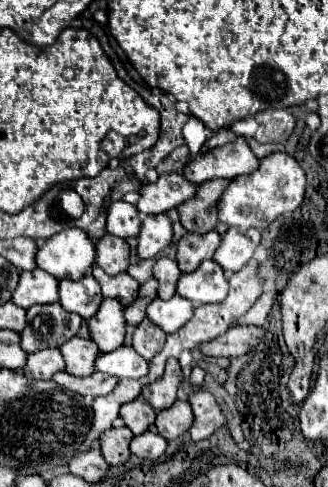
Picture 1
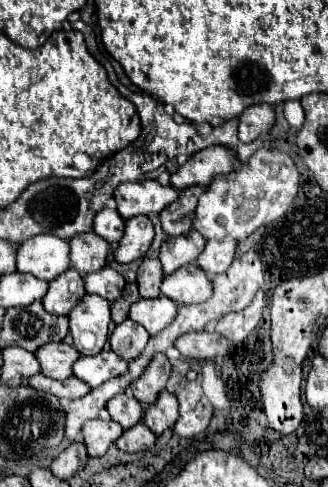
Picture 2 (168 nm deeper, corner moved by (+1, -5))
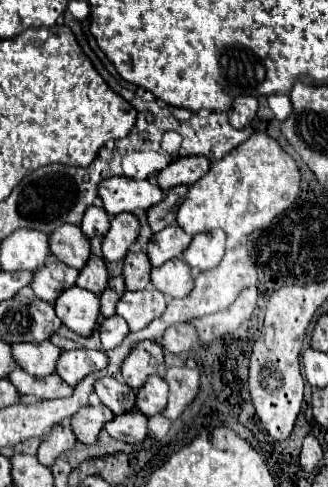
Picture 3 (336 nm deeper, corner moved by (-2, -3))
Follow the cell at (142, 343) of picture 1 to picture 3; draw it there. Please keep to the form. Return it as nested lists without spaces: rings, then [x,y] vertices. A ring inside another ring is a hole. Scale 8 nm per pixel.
[[[111,316],[99,326],[99,334],[101,334],[103,350],[113,350],[125,340],[125,334],[129,334],[129,328],[121,316]]]

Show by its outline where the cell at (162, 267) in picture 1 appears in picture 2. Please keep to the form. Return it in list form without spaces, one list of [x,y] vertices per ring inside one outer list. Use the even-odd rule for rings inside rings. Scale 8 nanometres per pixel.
[[[142,258],[138,266],[138,292],[142,298],[156,298],[160,296],[160,282],[164,278],[162,266],[158,258]]]

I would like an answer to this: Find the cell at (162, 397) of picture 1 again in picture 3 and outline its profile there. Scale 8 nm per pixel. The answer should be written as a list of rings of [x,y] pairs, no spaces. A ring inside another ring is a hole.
[[[143,340],[131,350],[129,358],[125,358],[121,366],[121,376],[127,382],[127,386],[131,386],[137,392],[139,386],[145,386],[149,376],[157,374],[159,364],[163,364],[161,346],[157,342]]]

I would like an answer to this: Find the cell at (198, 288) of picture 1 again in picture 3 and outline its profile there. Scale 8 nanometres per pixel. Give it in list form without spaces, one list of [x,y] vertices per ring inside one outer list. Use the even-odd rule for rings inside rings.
[[[173,258],[159,268],[153,268],[151,282],[169,298],[185,298],[193,290],[193,270],[181,258]]]

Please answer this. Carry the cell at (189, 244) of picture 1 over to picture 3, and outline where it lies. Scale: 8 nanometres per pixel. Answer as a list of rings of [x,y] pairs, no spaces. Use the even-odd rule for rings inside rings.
[[[177,224],[167,226],[165,230],[153,234],[147,254],[153,266],[165,264],[169,258],[181,258],[185,246],[189,246],[189,240],[193,240],[191,234],[185,234]]]

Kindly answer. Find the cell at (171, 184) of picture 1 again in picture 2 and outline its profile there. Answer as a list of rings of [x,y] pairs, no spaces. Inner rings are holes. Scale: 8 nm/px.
[[[142,180],[118,184],[114,198],[118,204],[118,214],[122,220],[128,220],[138,214],[158,214],[166,208],[166,204],[178,198],[178,192],[172,186],[162,186],[158,180]]]

